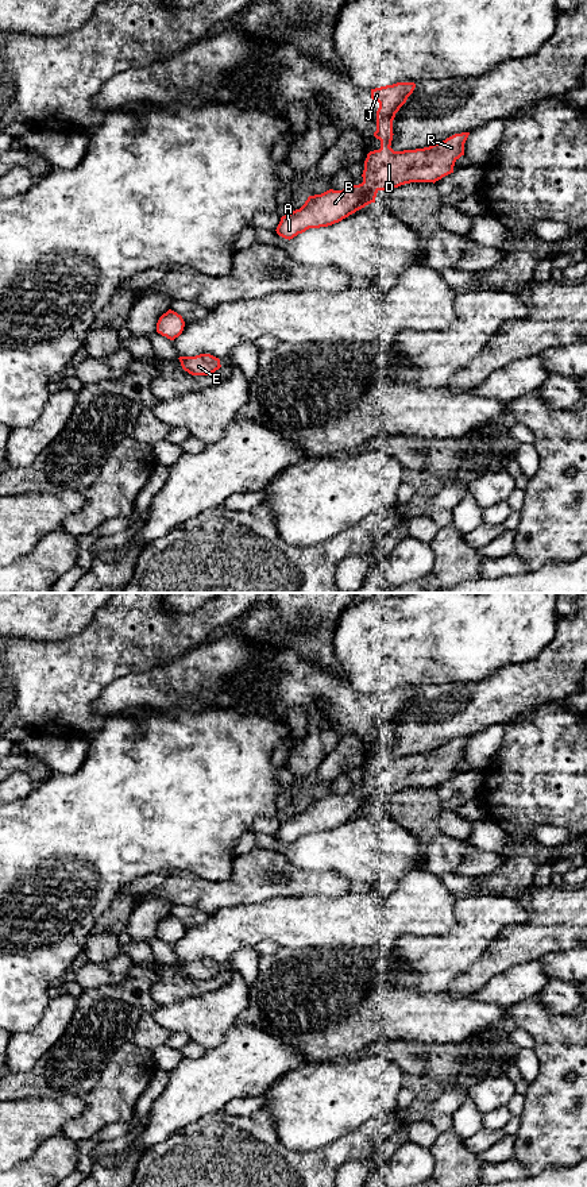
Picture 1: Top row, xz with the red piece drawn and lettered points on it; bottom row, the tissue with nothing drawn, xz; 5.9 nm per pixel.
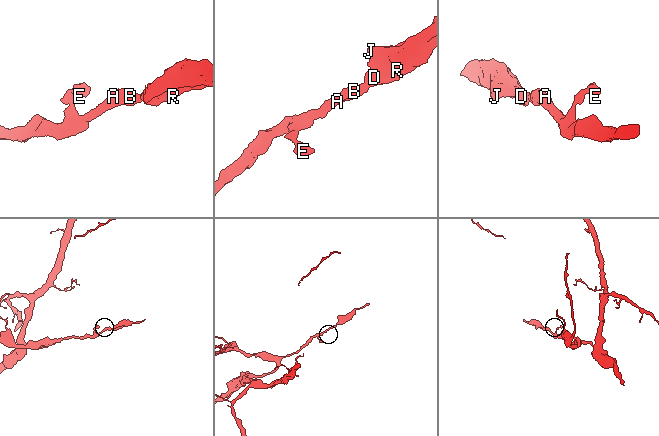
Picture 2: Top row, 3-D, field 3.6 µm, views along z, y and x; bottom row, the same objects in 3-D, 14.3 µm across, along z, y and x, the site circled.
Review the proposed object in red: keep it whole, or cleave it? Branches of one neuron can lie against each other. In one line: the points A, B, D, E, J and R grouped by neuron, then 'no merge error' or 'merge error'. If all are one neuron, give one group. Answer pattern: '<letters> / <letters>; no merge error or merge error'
A B D E J R; no merge error

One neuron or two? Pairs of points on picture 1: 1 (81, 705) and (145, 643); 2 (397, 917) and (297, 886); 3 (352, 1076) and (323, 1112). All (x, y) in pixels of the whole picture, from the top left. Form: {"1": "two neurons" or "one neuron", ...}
{"1": "one neuron", "2": "two neurons", "3": "one neuron"}

